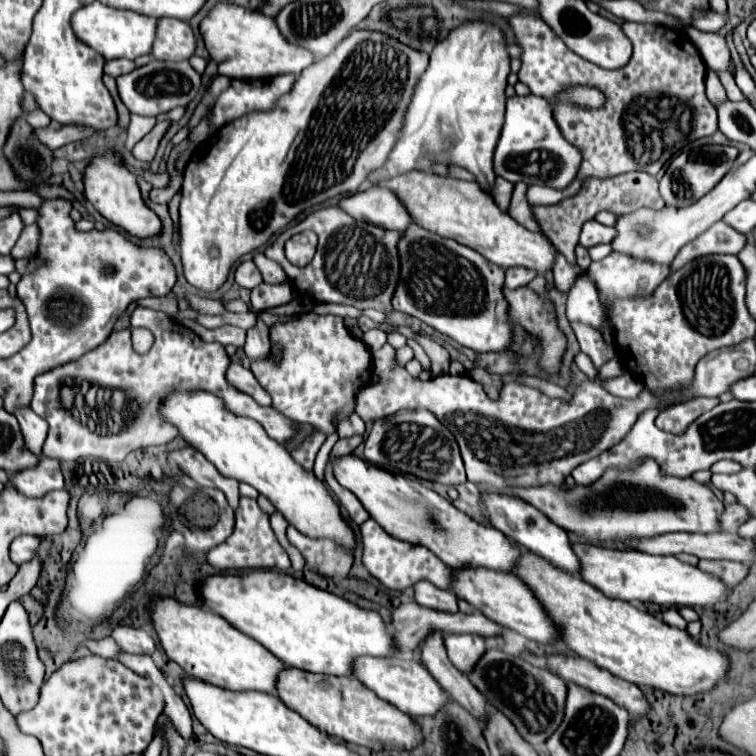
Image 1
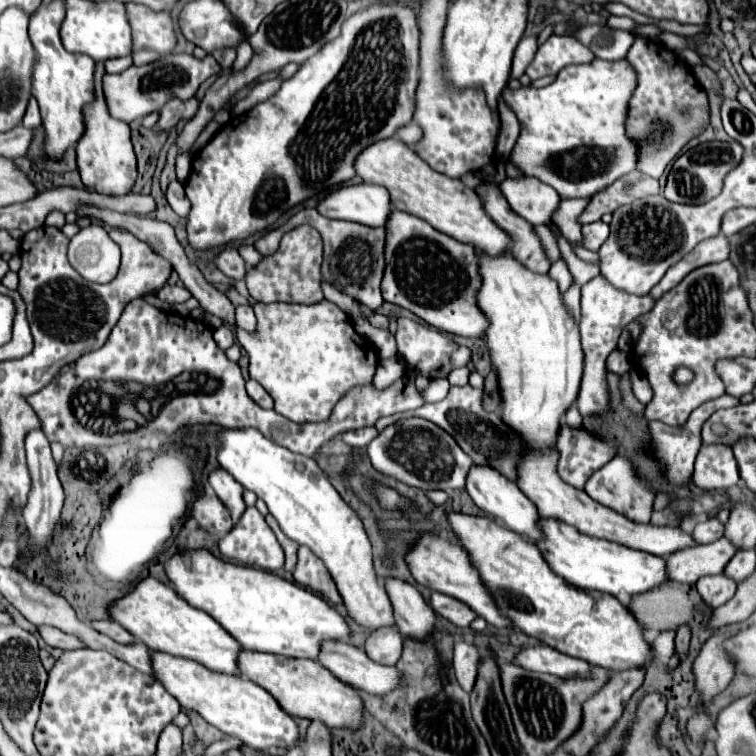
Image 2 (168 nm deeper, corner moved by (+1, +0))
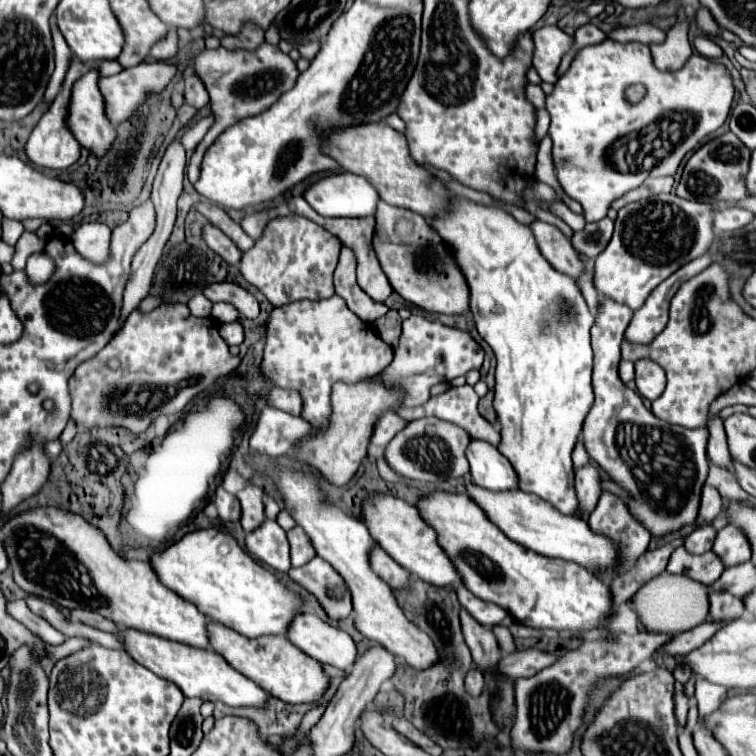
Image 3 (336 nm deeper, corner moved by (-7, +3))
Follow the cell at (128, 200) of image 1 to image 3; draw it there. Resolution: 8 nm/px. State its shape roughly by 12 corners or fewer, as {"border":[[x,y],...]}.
{"border":[[94,65],[74,83],[70,129],[102,159],[118,139]]}

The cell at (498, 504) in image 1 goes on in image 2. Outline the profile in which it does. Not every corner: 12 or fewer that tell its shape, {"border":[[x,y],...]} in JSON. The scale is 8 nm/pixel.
{"border":[[472,466],[466,492],[508,530],[538,540],[536,506],[520,488]]}

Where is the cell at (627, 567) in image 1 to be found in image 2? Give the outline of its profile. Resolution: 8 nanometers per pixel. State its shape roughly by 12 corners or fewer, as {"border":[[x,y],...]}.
{"border":[[542,518],[546,564],[624,606],[666,580],[660,556]]}

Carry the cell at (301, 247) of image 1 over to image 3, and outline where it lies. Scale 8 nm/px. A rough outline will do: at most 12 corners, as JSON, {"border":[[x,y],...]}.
{"border":[[300,215],[242,255],[274,307],[334,295],[342,243]]}

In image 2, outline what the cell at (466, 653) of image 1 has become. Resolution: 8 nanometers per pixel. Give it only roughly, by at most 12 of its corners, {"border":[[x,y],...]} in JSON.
{"border":[[456,640],[458,684],[472,692],[480,654],[474,644]]}

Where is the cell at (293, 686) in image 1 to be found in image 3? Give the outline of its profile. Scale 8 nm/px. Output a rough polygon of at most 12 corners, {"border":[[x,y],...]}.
{"border":[[210,621],[214,651],[284,703],[320,703],[330,679],[284,637]]}

